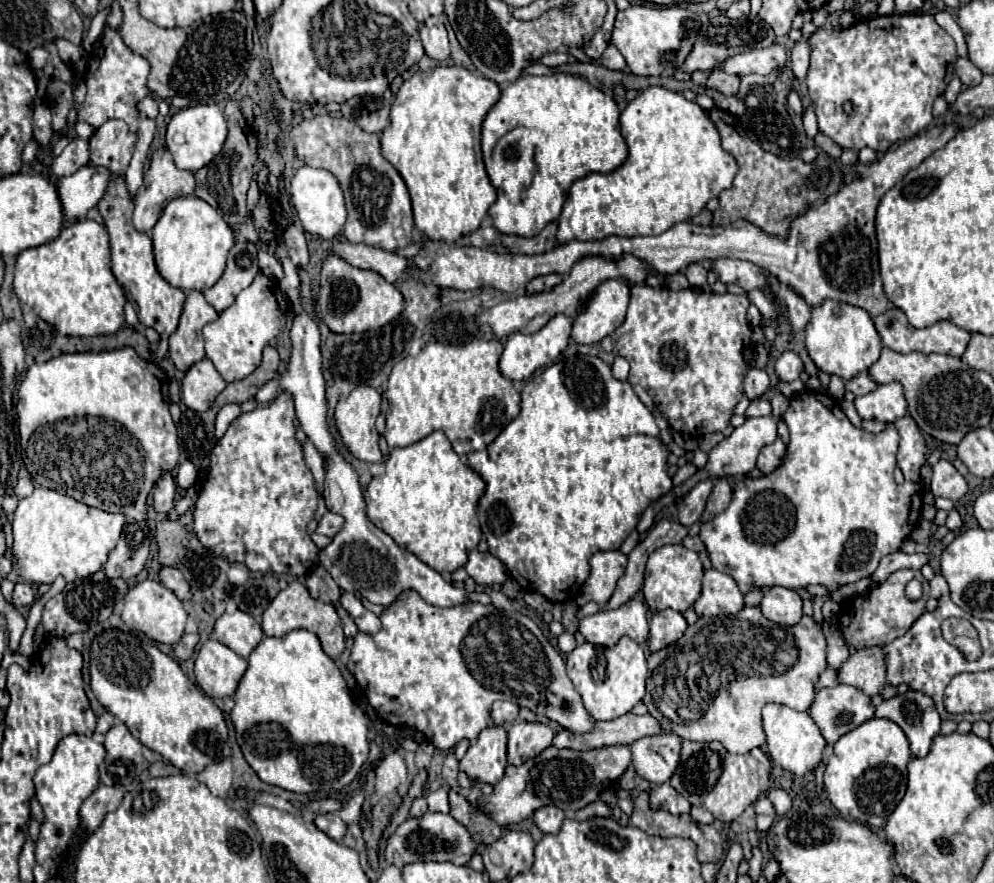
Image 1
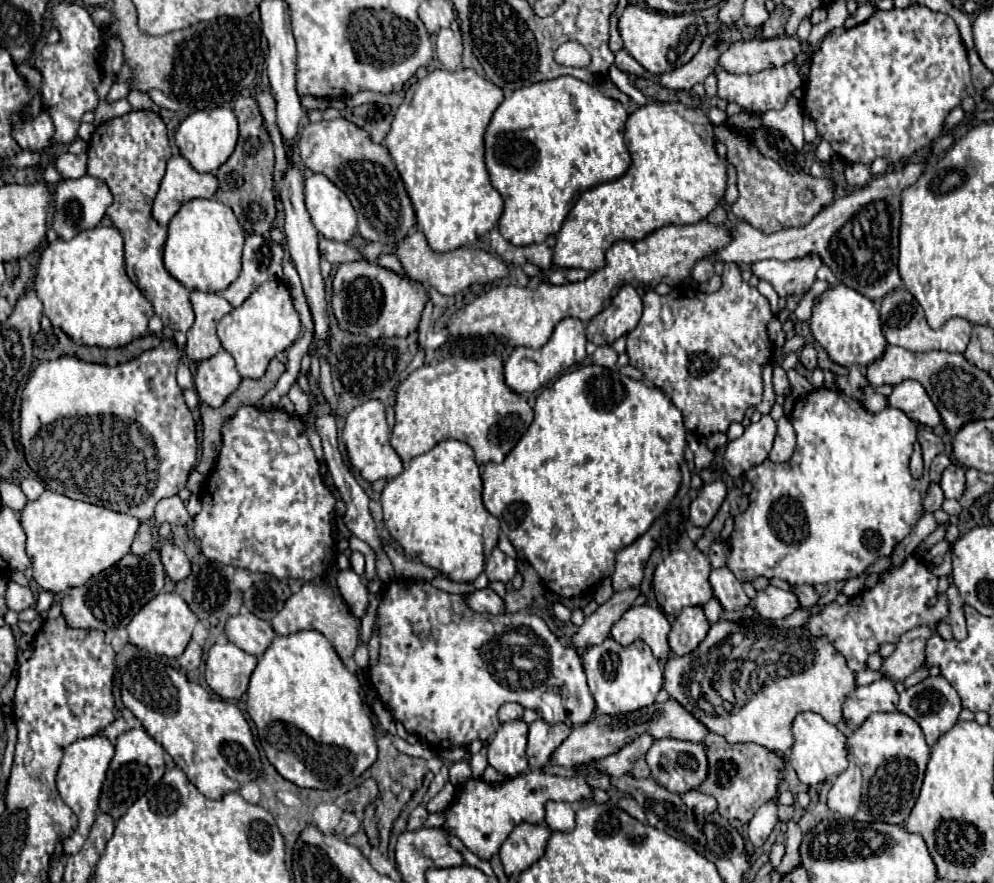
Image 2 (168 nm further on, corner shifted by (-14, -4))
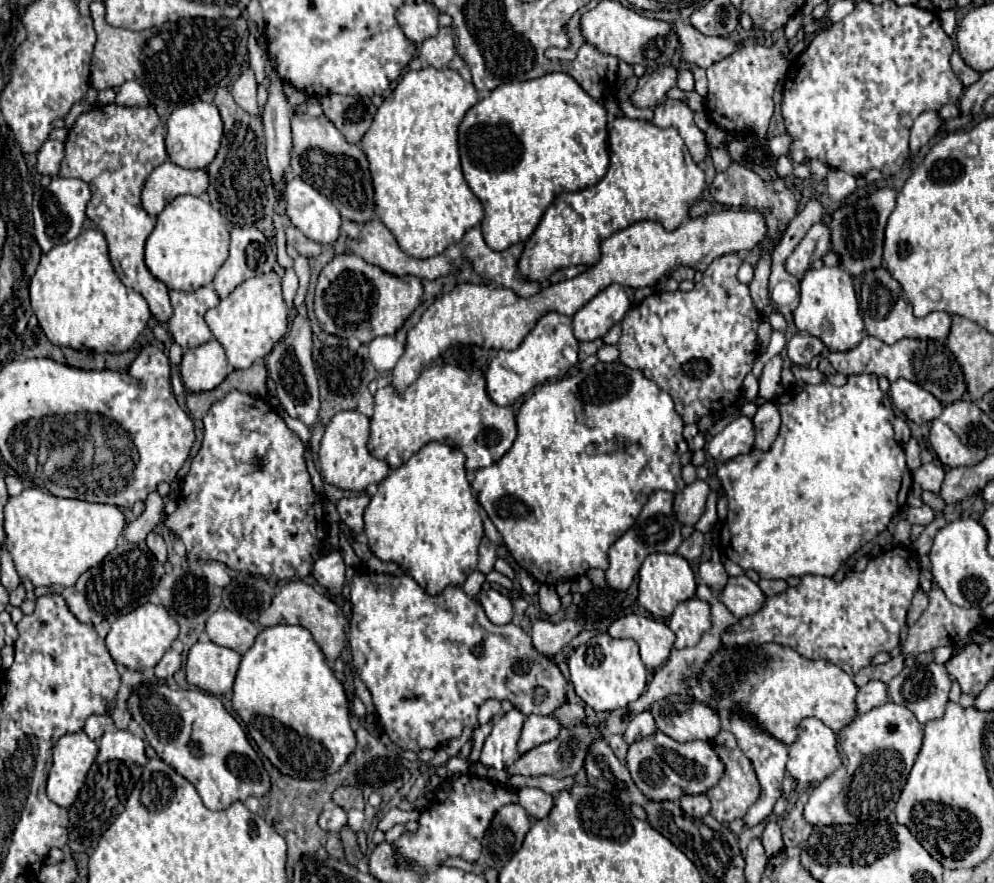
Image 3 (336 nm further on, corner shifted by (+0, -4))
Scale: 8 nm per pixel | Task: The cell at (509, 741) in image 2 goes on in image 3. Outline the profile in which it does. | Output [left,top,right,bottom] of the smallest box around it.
[480,708,526,770]

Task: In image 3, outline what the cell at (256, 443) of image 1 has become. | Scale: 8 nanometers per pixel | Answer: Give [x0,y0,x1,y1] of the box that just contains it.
[166,390,326,580]

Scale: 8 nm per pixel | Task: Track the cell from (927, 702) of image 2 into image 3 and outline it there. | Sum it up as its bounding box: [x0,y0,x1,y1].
[888,662,950,724]

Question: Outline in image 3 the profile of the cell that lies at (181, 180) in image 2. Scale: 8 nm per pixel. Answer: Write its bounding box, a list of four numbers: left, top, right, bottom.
[142,162,208,216]

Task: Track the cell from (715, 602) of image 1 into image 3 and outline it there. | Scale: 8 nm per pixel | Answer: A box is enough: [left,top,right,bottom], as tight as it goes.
[700,560,728,592]

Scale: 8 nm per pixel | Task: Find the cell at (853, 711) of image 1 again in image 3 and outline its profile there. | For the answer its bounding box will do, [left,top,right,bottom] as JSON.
[856,680,890,714]

